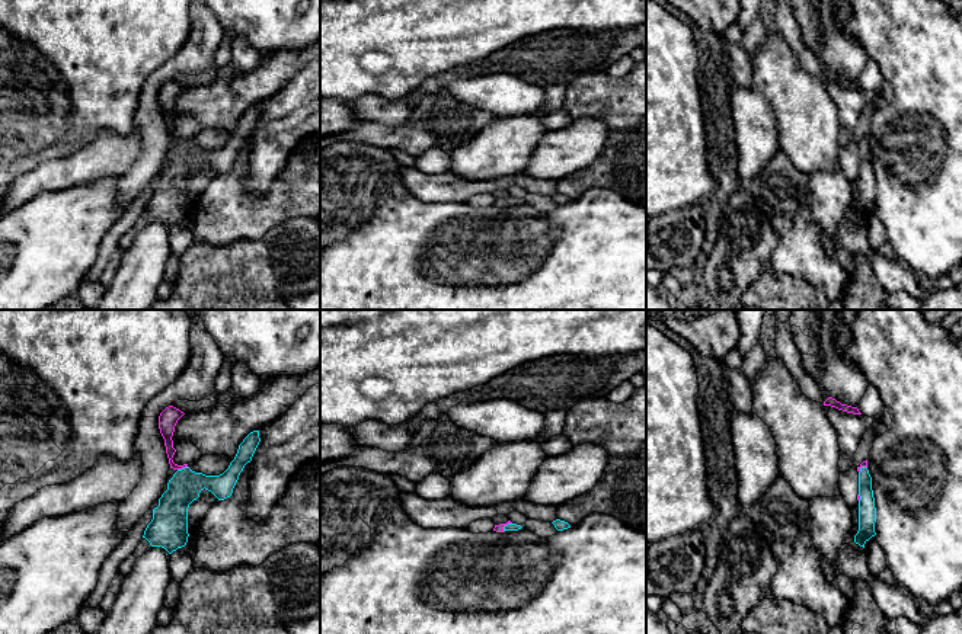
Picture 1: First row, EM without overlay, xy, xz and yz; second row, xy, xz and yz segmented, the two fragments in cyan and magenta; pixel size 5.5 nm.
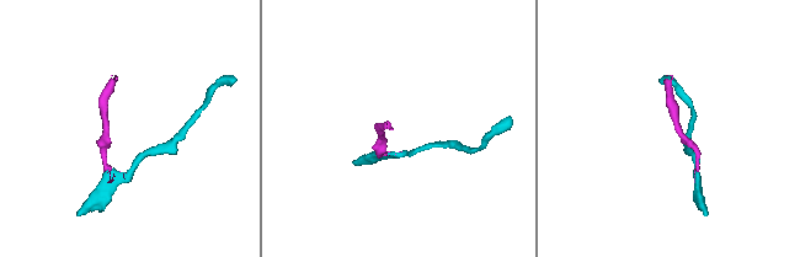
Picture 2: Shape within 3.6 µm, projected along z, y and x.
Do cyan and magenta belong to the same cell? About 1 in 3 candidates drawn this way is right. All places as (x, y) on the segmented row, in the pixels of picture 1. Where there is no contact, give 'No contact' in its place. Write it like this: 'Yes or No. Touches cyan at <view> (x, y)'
Yes. Touches cyan at xy (182, 468)

